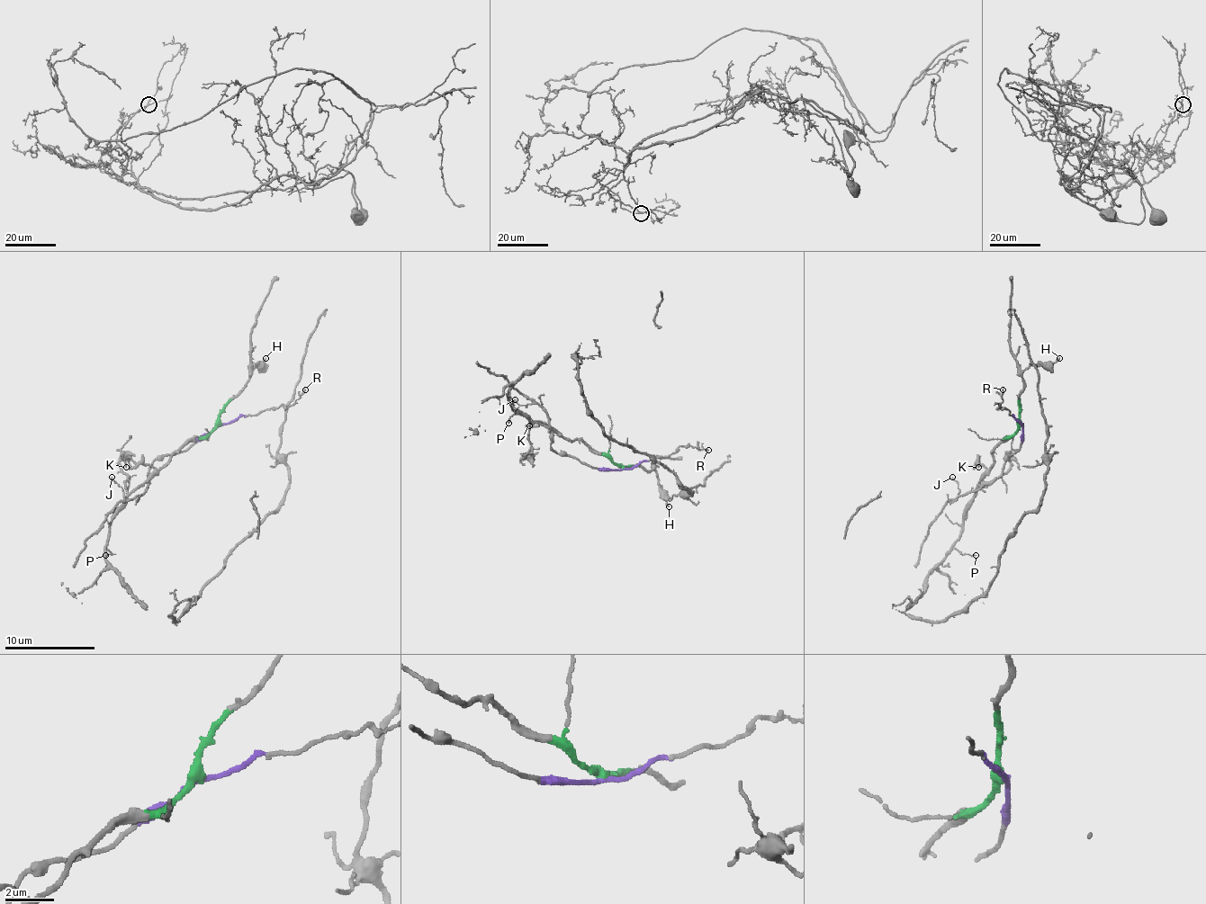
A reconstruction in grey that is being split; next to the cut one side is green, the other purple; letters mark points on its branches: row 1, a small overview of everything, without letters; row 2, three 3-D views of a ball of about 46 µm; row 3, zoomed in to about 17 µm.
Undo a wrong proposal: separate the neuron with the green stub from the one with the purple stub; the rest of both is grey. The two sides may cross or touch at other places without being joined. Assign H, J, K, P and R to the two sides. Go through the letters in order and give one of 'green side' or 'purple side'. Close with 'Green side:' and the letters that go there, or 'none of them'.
H: green side
J: purple side
K: green side
P: green side
R: purple side
Green side: H, K, P

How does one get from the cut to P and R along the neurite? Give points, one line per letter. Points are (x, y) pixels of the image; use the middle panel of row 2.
P: (623, 469), (594, 452), (582, 442), (567, 439), (530, 419), (512, 407), (510, 401), (515, 410), (508, 424)
R: (623, 469), (636, 466), (645, 460), (663, 457), (681, 446), (709, 451)

